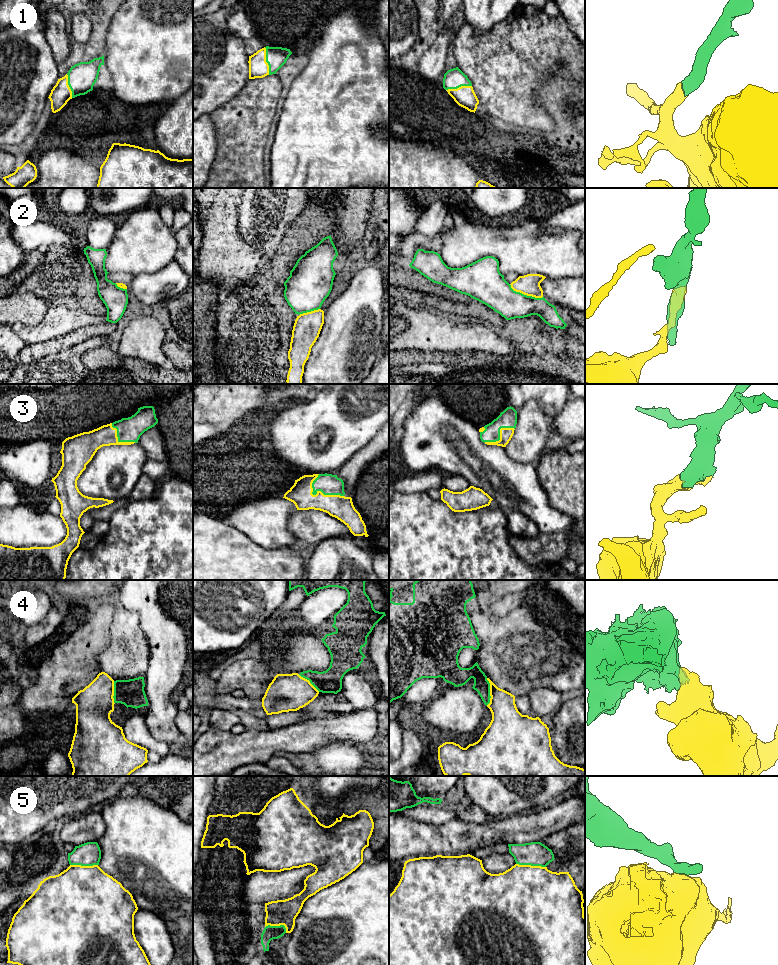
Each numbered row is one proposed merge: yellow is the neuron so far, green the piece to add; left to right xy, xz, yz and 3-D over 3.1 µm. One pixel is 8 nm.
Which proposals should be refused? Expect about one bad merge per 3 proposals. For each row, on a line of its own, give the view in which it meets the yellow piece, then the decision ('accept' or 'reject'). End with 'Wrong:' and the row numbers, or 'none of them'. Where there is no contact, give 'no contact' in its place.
1: xz | accept
2: yz | accept
3: xz | accept
4: yz | reject
5: yz | reject
Wrong: 4, 5

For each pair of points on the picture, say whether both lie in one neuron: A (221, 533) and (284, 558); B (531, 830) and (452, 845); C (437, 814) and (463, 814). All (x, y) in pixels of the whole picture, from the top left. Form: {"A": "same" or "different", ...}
{"A": "same", "B": "same", "C": "same"}

